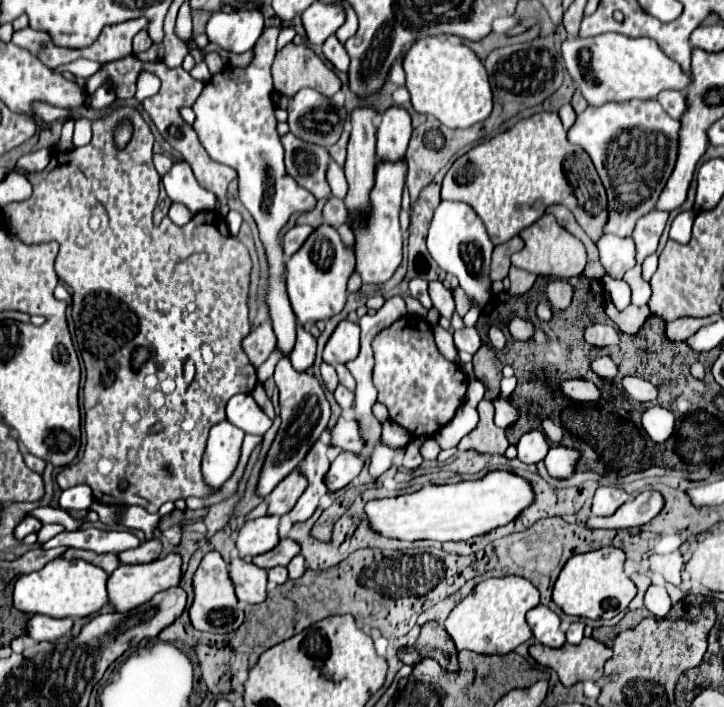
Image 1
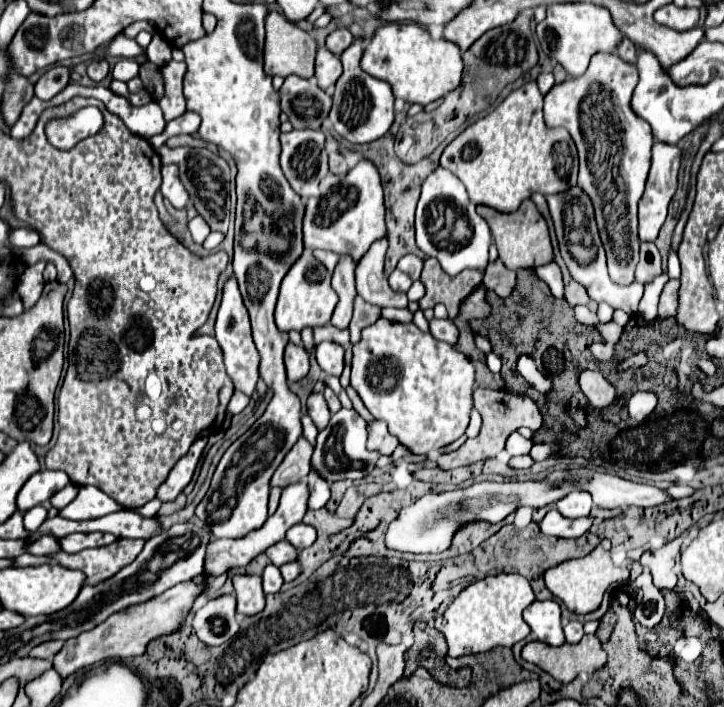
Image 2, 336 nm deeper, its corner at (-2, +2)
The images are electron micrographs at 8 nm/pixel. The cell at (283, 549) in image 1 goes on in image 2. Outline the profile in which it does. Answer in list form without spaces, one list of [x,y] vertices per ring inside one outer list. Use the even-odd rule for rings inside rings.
[[[300,522],[300,524],[292,526],[292,528],[286,532],[286,540],[288,540],[290,544],[294,544],[296,550],[304,550],[304,548],[308,548],[308,546],[314,544],[314,540],[316,540],[316,530],[314,530],[312,526]]]

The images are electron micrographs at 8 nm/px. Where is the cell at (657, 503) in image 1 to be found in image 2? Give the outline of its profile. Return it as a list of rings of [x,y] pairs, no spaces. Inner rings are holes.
[[[550,510],[544,520],[540,522],[540,530],[546,536],[558,536],[558,538],[580,538],[590,526],[594,524],[592,516],[580,518],[580,520],[570,520],[566,516],[560,516],[560,512]]]

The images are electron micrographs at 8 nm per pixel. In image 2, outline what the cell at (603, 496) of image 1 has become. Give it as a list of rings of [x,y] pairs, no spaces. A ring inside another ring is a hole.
[[[570,492],[562,500],[558,500],[558,512],[568,518],[588,516],[592,510],[592,496],[588,492]]]

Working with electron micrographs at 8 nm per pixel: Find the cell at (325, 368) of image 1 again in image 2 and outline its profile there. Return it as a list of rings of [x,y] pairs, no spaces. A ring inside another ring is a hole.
[[[322,392],[310,394],[306,404],[308,404],[308,414],[310,414],[312,420],[316,422],[318,430],[322,430],[322,428],[328,424],[330,416],[332,416],[332,414],[328,412],[328,404],[326,404],[326,400],[324,400],[324,394],[322,394]]]

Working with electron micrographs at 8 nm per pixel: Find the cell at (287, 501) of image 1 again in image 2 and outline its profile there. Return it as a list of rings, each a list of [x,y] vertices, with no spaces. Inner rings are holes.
[[[300,438],[294,448],[286,454],[284,462],[278,466],[278,470],[272,476],[272,486],[286,488],[288,484],[300,482],[310,472],[310,458],[312,458],[312,444],[306,438]]]

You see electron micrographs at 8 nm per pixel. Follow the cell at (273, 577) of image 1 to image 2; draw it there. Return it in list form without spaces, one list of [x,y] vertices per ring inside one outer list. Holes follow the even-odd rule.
[[[268,564],[268,566],[264,568],[262,580],[264,580],[264,592],[266,592],[266,594],[280,592],[280,588],[282,588],[282,584],[284,584],[282,574],[280,574],[280,570],[278,570],[274,564]]]

